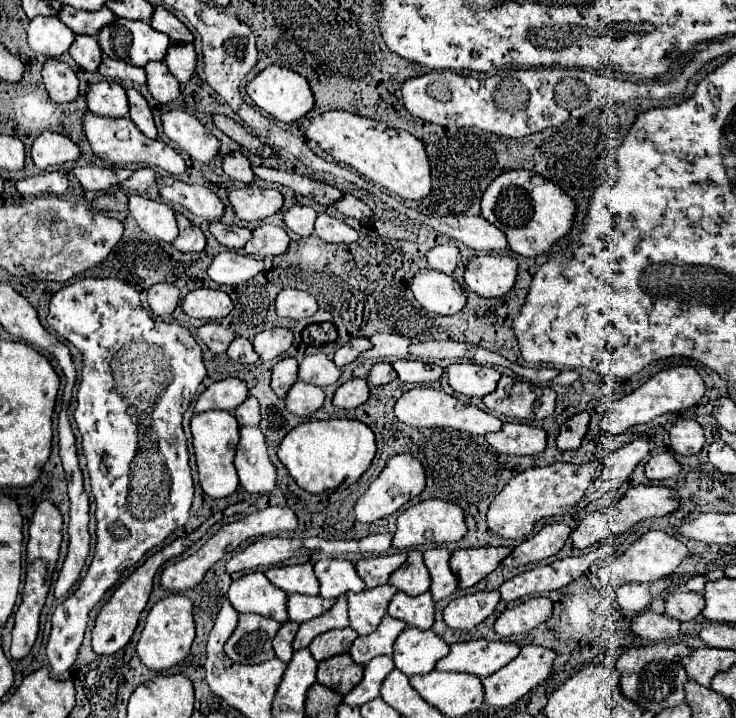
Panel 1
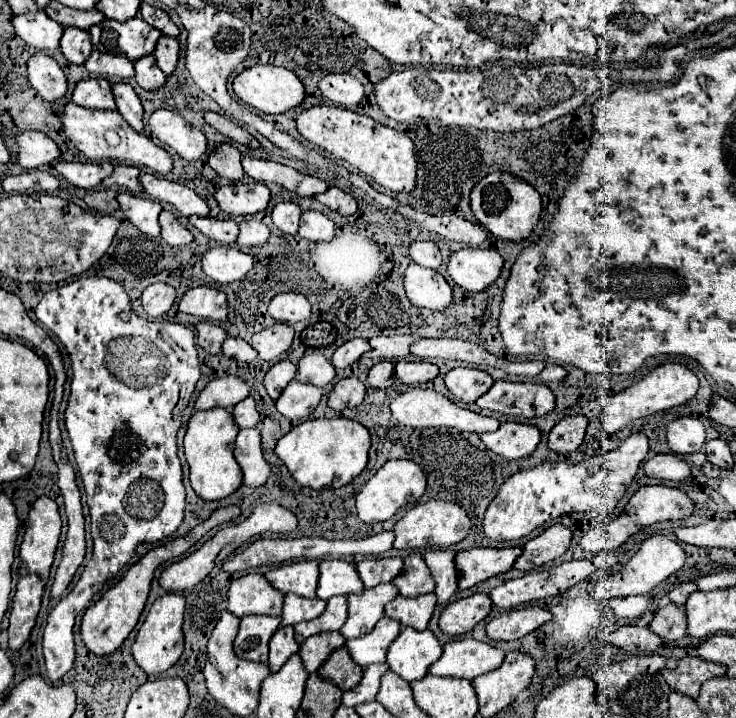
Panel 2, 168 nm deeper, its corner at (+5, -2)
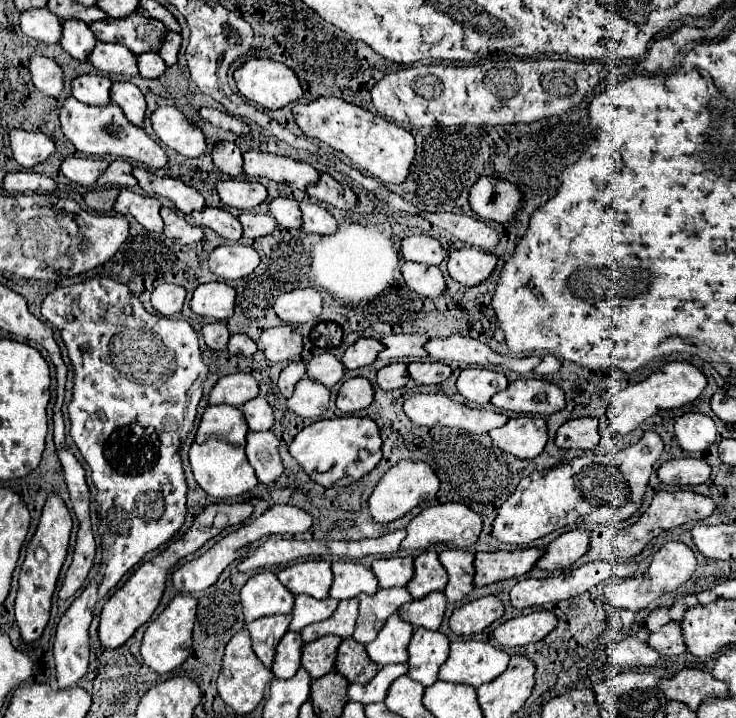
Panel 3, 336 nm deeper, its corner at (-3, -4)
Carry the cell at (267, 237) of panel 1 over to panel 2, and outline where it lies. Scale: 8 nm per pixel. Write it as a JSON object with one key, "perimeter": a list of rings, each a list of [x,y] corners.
{"perimeter":[[[246,219],[240,223],[240,237],[238,245],[240,247],[254,247],[254,245],[264,245],[270,239],[270,229],[256,221],[256,219]]]}

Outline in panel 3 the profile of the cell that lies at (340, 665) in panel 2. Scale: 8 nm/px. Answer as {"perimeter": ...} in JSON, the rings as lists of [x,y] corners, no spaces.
{"perimeter":[[[344,639],[338,647],[336,671],[342,673],[350,683],[364,685],[378,673],[378,665],[368,659],[364,645],[356,643],[354,639]]]}

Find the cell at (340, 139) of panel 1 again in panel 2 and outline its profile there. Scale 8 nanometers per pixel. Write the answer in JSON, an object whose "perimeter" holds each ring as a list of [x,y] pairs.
{"perimeter":[[[310,107],[296,117],[296,129],[316,147],[356,167],[362,175],[376,181],[392,193],[410,193],[416,187],[414,143],[406,133],[376,123],[366,115],[358,115],[340,107]]]}

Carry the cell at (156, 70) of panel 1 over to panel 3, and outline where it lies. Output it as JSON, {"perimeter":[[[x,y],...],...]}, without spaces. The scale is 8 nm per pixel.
{"perimeter":[[[140,53],[140,55],[136,55],[136,59],[138,59],[140,75],[144,79],[156,79],[166,69],[166,63],[160,59],[158,53]]]}

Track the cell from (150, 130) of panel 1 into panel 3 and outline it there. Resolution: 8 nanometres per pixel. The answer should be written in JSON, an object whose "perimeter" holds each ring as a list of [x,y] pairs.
{"perimeter":[[[116,81],[116,83],[112,83],[110,99],[116,101],[116,105],[122,107],[122,111],[128,117],[130,123],[142,127],[146,101],[144,101],[142,91],[134,83],[130,83],[130,81]]]}

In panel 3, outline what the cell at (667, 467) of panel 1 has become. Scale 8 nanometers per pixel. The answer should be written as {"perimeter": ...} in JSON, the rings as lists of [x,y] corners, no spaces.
{"perimeter":[[[684,457],[666,461],[658,469],[658,477],[666,485],[700,485],[706,483],[712,473],[712,467],[704,459]]]}

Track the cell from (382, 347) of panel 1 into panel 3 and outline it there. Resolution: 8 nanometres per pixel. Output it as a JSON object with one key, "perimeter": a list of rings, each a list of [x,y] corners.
{"perimeter":[[[419,334],[386,335],[381,340],[384,350],[379,353],[378,359],[391,360],[398,357],[410,357],[410,359],[424,359],[427,351],[424,345],[429,338]]]}

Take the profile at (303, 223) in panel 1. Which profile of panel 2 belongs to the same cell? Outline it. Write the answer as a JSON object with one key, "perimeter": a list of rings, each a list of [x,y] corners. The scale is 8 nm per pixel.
{"perimeter":[[[278,203],[272,211],[272,223],[282,233],[296,235],[300,225],[300,215],[302,215],[302,209],[296,203]]]}

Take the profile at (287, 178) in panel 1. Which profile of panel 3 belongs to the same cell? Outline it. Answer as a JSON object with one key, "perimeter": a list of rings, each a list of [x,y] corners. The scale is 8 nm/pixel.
{"perimeter":[[[262,151],[244,153],[244,173],[254,179],[266,177],[278,183],[286,183],[302,191],[318,181],[318,171],[312,165]]]}

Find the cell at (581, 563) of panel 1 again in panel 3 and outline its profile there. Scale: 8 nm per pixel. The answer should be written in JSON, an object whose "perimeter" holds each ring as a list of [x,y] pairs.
{"perimeter":[[[592,561],[592,563],[586,563],[578,569],[574,569],[572,573],[568,575],[558,575],[558,577],[546,577],[546,579],[522,579],[518,581],[512,591],[510,591],[510,599],[512,599],[512,605],[518,607],[518,609],[524,609],[524,607],[534,607],[534,605],[544,605],[544,603],[556,603],[556,601],[562,601],[562,599],[570,599],[570,597],[576,597],[584,591],[588,591],[590,587],[610,579],[610,577],[618,577],[618,579],[626,579],[626,577],[632,577],[634,573],[638,571],[638,565],[634,561],[628,561],[628,563],[608,563],[608,561]]]}

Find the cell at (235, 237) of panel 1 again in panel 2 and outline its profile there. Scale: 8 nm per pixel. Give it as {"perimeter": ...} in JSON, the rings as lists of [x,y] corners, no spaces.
{"perimeter":[[[190,217],[190,223],[202,231],[206,237],[222,243],[222,245],[234,245],[238,239],[238,225],[232,219],[216,219],[216,217]]]}

